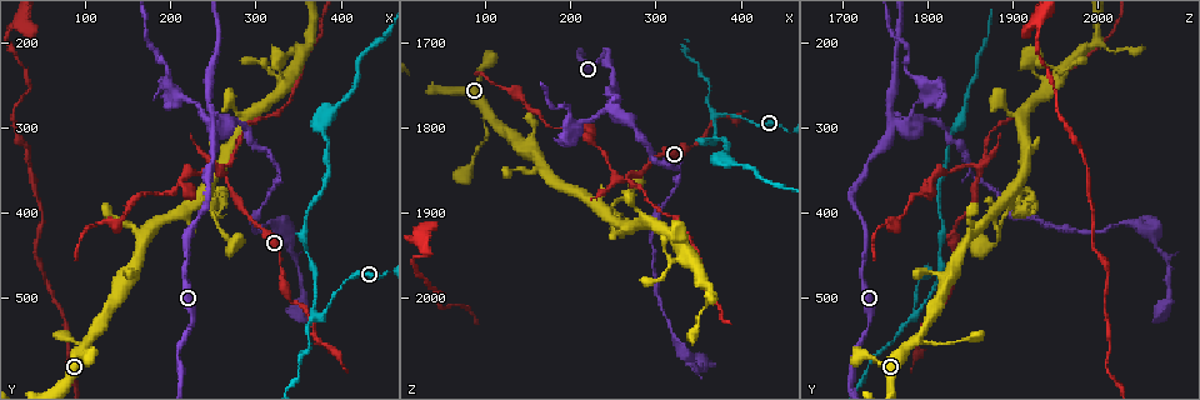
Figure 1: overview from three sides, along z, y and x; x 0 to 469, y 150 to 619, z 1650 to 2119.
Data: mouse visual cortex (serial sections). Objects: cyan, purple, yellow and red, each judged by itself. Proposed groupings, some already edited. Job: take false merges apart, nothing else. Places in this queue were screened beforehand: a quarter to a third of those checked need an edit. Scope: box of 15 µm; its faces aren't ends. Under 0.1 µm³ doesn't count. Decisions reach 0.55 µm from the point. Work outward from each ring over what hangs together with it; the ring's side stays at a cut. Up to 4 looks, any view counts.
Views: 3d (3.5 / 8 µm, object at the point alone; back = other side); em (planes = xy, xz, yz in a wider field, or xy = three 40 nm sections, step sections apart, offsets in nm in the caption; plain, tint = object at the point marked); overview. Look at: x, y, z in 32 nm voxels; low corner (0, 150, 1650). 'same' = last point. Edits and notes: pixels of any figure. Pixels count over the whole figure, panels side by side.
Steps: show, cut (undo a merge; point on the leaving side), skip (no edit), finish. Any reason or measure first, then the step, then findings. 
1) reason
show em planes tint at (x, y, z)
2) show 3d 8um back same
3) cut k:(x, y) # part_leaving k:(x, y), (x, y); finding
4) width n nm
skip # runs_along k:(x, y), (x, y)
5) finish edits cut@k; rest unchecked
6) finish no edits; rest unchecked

sudden change in width
show 3d 8um back at (235, 380, 1895)

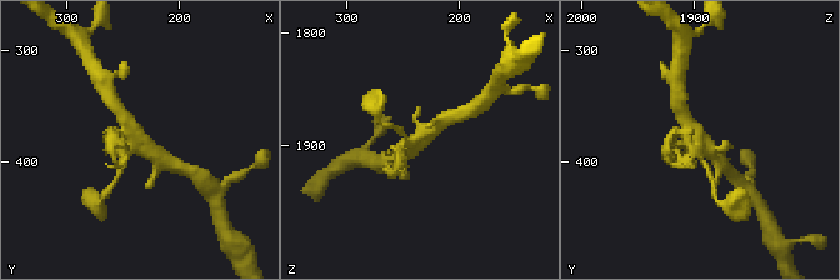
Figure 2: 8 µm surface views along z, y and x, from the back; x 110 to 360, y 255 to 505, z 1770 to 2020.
show 3d 3.5um at (234, 378, 1894)

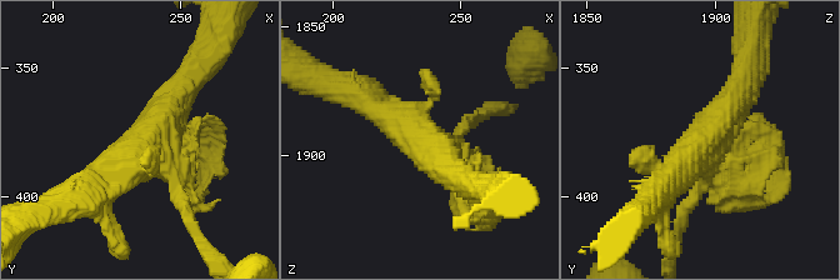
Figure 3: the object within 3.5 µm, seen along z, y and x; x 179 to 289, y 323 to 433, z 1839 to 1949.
cut 3:(209, 144) # part_leaving 3:(176, 180), (191, 226), (214, 260); two cells meet here

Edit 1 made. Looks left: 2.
three arms meet
show 3d 3.5um at (370, 515, 1785)

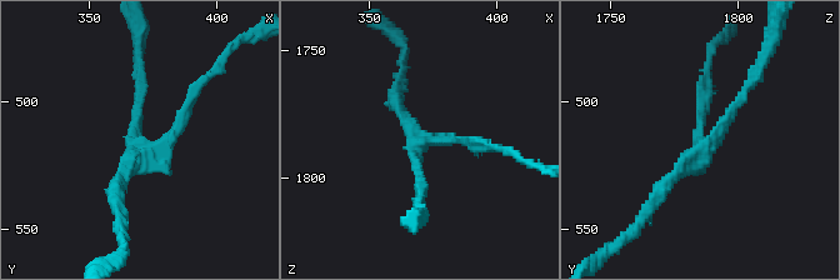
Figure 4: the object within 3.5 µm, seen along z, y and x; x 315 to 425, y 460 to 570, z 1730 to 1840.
arms 3; arm_widths 150, 150, 200 nm
show em xy step 1 tint at (372, 521, 1786)

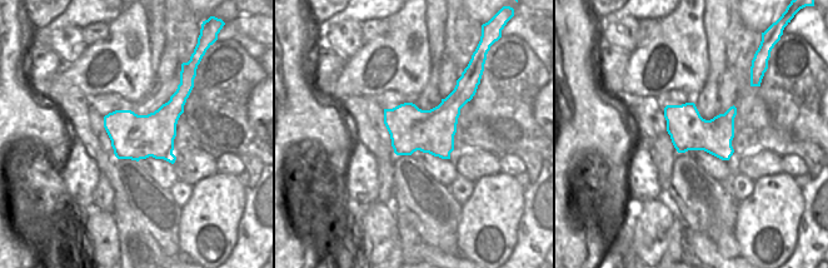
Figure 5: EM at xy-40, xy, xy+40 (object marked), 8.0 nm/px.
skip # runs_along 4:(473, 141), (419, 144), (419, 189); continuous, no second cell

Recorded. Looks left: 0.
finish edits cut@3; rest unchecked

